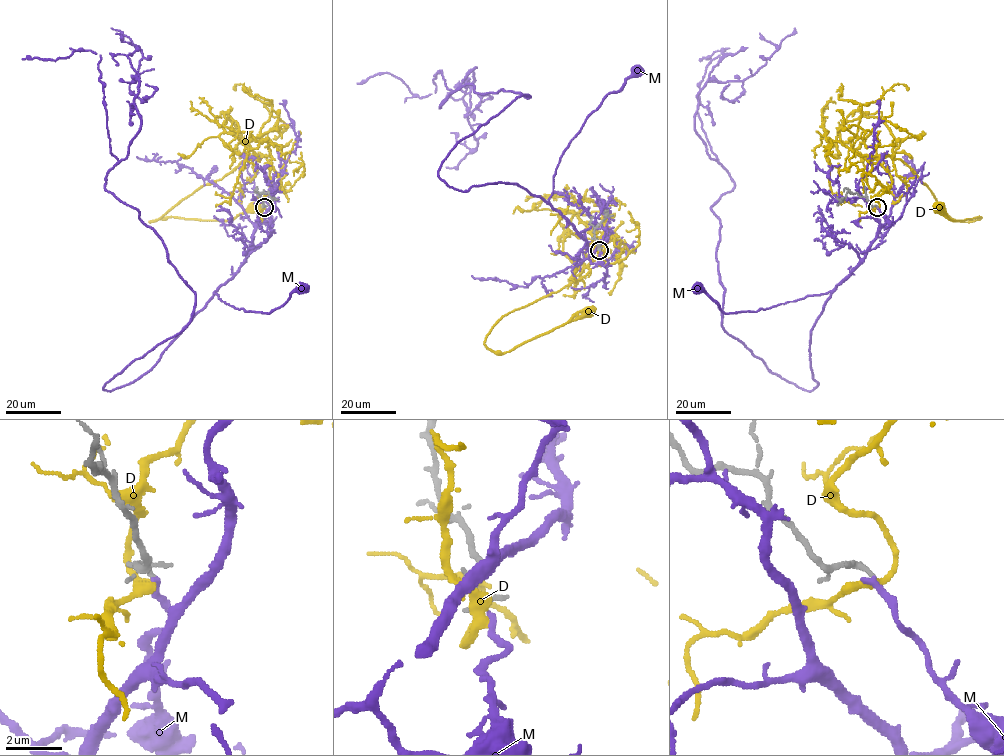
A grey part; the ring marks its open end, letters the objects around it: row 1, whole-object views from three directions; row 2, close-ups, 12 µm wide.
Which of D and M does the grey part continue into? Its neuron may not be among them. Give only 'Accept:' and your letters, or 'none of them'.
Accept: none of them

